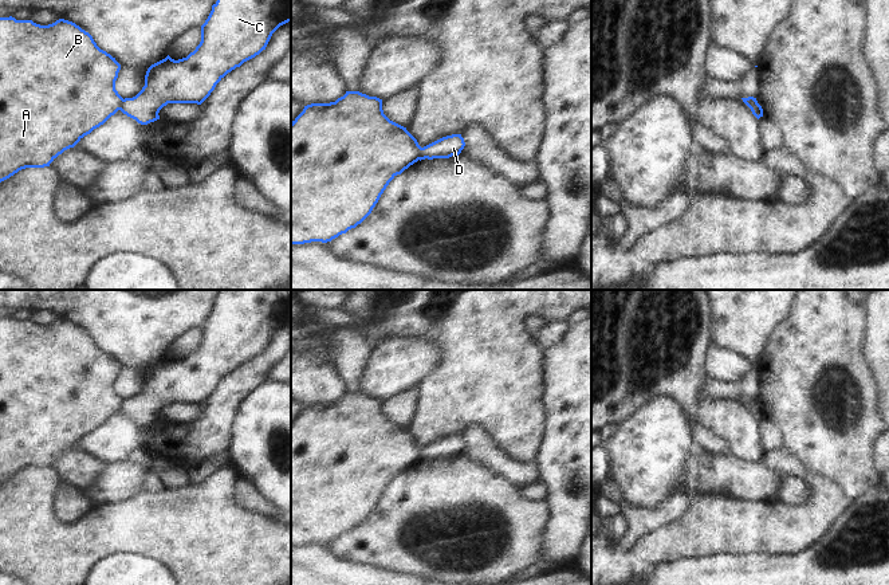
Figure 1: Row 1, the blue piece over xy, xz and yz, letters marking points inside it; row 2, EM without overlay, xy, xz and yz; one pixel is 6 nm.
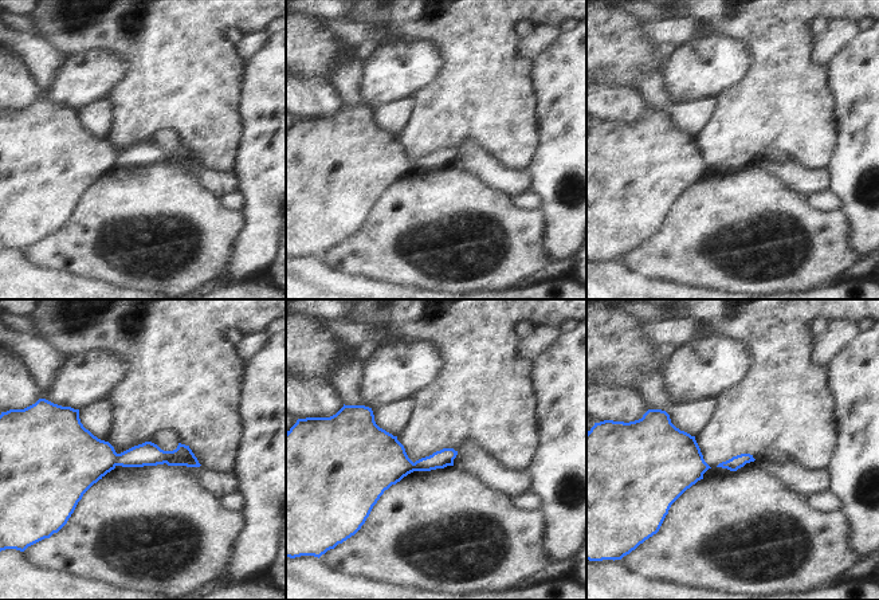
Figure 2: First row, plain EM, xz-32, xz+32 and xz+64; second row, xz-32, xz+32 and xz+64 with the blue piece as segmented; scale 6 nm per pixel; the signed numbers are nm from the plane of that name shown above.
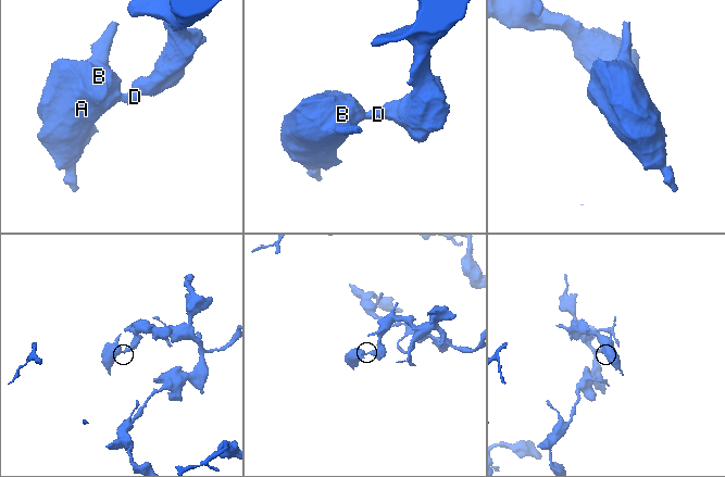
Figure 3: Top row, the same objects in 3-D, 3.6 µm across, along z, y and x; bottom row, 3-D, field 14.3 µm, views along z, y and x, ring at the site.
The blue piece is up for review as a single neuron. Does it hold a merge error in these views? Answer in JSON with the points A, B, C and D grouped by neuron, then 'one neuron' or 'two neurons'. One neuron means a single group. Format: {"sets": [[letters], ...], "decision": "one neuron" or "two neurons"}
{"sets": [["A", "B"], ["C", "D"]], "decision": "two neurons"}

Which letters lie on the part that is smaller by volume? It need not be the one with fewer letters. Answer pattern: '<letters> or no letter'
A, B

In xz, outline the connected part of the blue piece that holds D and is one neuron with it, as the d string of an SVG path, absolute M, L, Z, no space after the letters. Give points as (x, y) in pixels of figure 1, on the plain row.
M461 435L447 436L421 448L418 460L449 459L452 456L459 456L464 447L465 443Z

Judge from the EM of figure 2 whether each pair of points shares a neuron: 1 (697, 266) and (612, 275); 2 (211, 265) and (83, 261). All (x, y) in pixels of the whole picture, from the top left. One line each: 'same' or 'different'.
1: different
2: same

